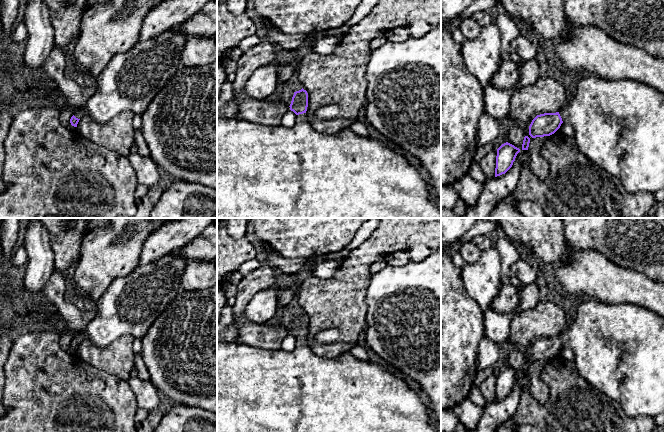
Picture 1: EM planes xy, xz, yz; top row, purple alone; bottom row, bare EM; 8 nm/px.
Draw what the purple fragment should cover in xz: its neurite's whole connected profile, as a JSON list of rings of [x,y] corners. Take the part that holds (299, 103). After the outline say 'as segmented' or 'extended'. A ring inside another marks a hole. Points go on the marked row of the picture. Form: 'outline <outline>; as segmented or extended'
outline [[[303,88],[294,92],[290,110],[297,117],[293,127],[268,126],[239,118],[217,119],[217,218],[441,218],[441,204],[432,197],[427,178],[402,155],[381,141],[356,135],[350,127],[335,134],[316,131],[308,121],[308,93]]]; extended

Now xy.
outline [[[84,108],[75,109],[74,114],[70,119],[70,123],[72,126],[77,127],[79,120],[86,114]]]; extended

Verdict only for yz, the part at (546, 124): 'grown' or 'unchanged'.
grown

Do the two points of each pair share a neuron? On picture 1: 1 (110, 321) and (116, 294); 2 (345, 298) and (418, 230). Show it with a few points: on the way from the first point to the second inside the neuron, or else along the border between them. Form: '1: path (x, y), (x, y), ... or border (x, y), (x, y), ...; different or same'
1: path (113, 314), (114, 301); same
2: path (352, 275), (395, 232); same

